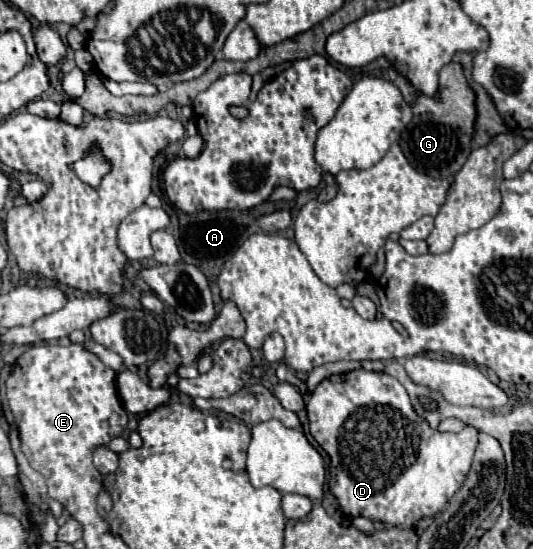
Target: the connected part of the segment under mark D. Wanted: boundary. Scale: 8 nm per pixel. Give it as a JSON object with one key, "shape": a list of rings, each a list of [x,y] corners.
{"shape":[[[364,369],[324,379],[312,391],[306,409],[312,437],[330,455],[330,491],[338,507],[342,507],[346,515],[364,515],[372,521],[398,527],[412,527],[420,517],[436,515],[446,507],[470,471],[480,433],[472,425],[466,425],[460,433],[432,429],[428,421],[414,411],[406,389],[394,377]]]}

